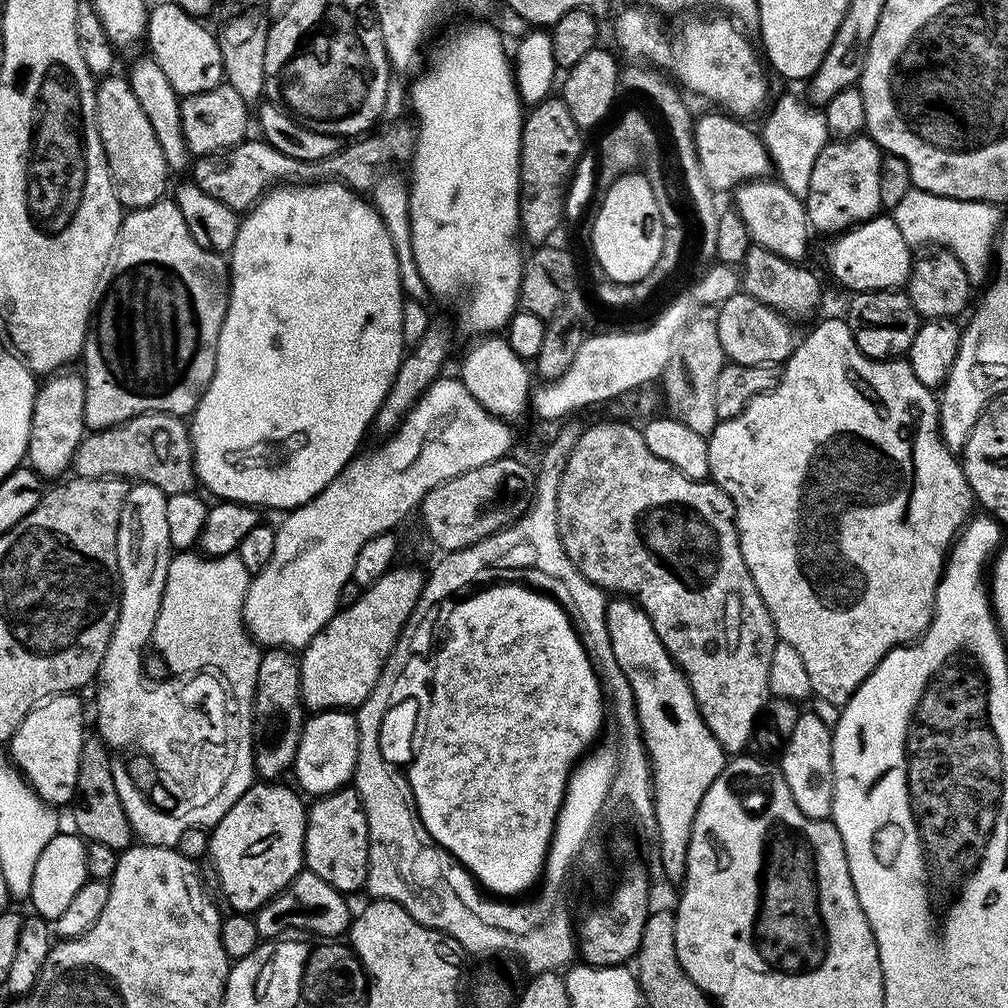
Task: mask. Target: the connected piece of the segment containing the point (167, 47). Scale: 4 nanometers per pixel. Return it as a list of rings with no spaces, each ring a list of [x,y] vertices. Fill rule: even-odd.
[[[179,3],[151,5],[146,33],[147,51],[156,59],[158,66],[162,66],[170,86],[174,86],[181,98],[214,90],[214,86],[225,83],[222,50],[216,37],[213,29],[211,32],[204,22],[182,10]]]

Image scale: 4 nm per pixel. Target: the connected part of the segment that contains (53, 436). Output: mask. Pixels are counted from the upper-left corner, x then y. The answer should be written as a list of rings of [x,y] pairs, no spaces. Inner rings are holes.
[[[61,370],[49,375],[36,390],[30,418],[26,464],[42,478],[63,477],[63,472],[67,473],[71,469],[74,454],[86,435],[84,378],[79,371],[72,371],[76,370]]]

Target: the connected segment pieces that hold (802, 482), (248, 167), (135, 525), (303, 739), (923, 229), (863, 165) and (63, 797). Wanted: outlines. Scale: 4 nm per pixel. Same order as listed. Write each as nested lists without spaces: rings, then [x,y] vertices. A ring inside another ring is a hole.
[[[847,319],[824,320],[805,340],[803,337],[797,343],[771,392],[758,394],[742,414],[717,423],[708,437],[708,449],[711,479],[732,500],[742,558],[750,570],[750,578],[754,578],[754,586],[758,586],[758,594],[762,594],[762,602],[766,602],[766,610],[770,610],[777,637],[798,650],[806,665],[812,691],[819,699],[841,706],[847,704],[890,650],[913,643],[927,632],[936,612],[936,591],[950,549],[974,508],[964,465],[957,457],[956,460],[952,457],[955,456],[953,449],[947,448],[940,437],[940,406],[933,389],[922,386],[922,382],[914,378],[914,370],[907,359],[872,360],[862,354],[850,334]]]
[[[392,122],[384,127],[388,128],[381,127],[375,134],[365,135],[349,143],[352,144],[349,148],[348,145],[341,147],[334,155],[318,162],[286,158],[286,154],[274,150],[263,138],[245,138],[241,144],[235,144],[232,148],[195,157],[190,164],[191,179],[199,188],[206,190],[210,198],[218,198],[218,202],[230,206],[238,214],[251,208],[273,186],[285,182],[323,182],[330,179],[347,188],[368,190],[389,167],[387,164],[391,160],[407,161],[412,154],[414,132],[411,127],[408,129],[404,122]]]
[[[136,482],[129,487],[122,506],[116,547],[120,609],[95,685],[95,731],[109,749],[146,750],[161,759],[164,769],[179,769],[193,744],[205,738],[220,740],[224,732],[224,706],[219,684],[208,676],[182,682],[160,678],[157,684],[144,677],[147,640],[162,606],[166,574],[174,555],[166,523],[167,501],[167,494],[158,490],[158,486]]]
[[[333,710],[331,712],[317,712],[315,714],[309,715],[304,721],[304,729],[300,735],[300,741],[298,742],[298,754],[296,755],[296,760],[291,766],[291,771],[296,772],[296,780],[300,783],[299,791],[301,793],[309,792],[309,797],[319,798],[322,796],[329,796],[332,792],[336,792],[339,788],[347,788],[353,783],[354,777],[356,775],[356,763],[358,762],[358,722],[356,721],[355,715],[348,710]]]
[[[912,189],[898,202],[898,206],[893,208],[892,217],[895,225],[898,226],[898,230],[902,233],[903,240],[908,243],[909,247],[918,248],[918,245],[924,244],[923,246],[939,246],[950,249],[962,262],[963,269],[967,272],[968,281],[974,286],[978,286],[986,276],[990,264],[989,254],[991,250],[993,253],[1002,226],[1000,212],[1001,209],[995,204],[950,199],[945,196],[932,195],[928,191]]]
[[[867,134],[836,138],[829,142],[814,163],[809,194],[803,199],[808,223],[820,232],[839,234],[863,224],[881,211],[880,161],[882,149]]]
[[[76,694],[51,696],[26,714],[10,741],[10,759],[47,804],[61,806],[76,795],[78,762],[86,739],[84,704]]]

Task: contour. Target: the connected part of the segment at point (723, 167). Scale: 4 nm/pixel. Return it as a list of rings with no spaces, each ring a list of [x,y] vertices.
[[[708,110],[705,116],[697,115],[692,125],[694,146],[698,152],[698,162],[706,182],[717,194],[731,193],[739,184],[747,180],[759,180],[773,171],[772,160],[761,140],[761,133],[747,128],[743,119],[729,116],[720,110]]]

